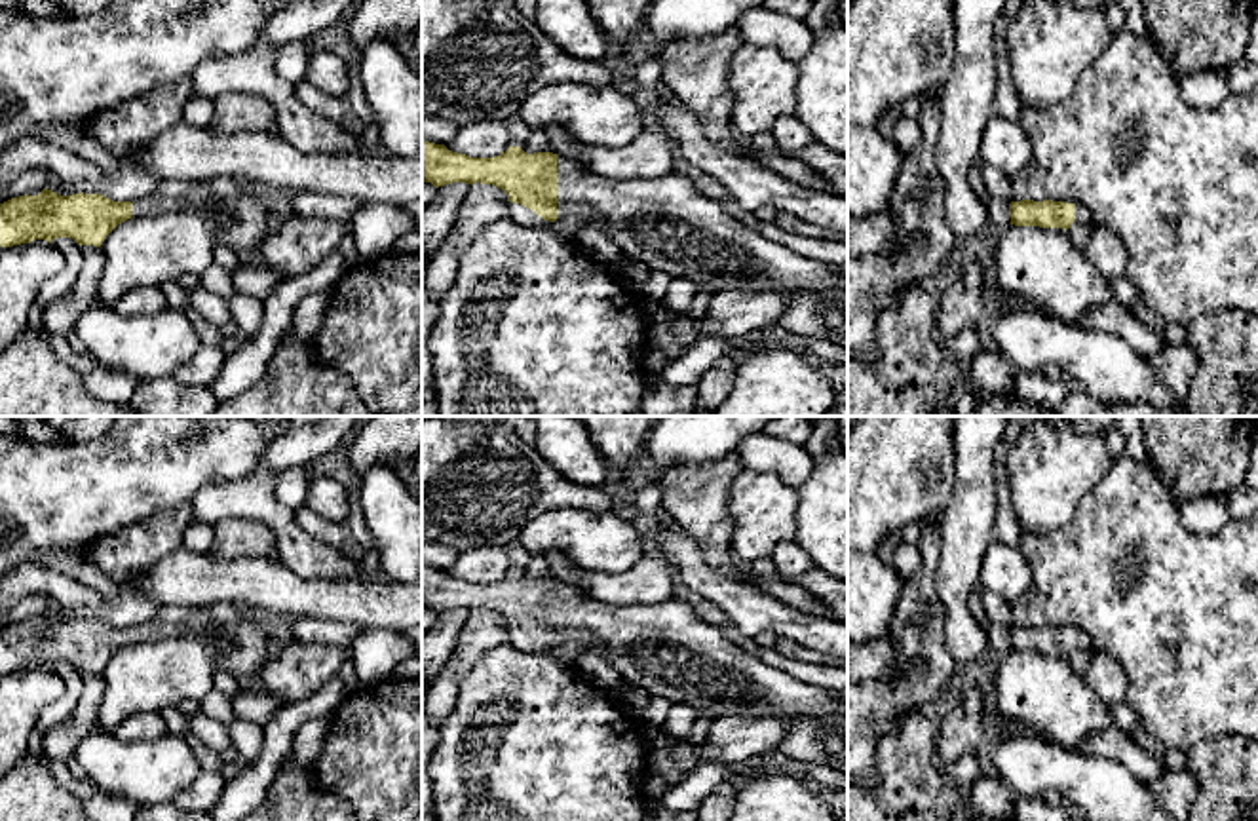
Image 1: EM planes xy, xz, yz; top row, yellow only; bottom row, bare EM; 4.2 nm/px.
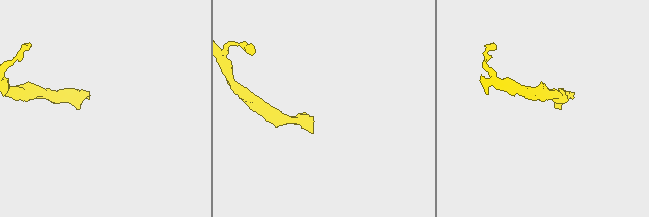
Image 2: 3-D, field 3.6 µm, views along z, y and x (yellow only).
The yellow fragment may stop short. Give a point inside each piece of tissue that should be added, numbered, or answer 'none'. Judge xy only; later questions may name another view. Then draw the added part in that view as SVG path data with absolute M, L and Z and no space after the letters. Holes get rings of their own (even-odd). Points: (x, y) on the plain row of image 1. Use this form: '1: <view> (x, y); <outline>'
1: xy (154, 630); M154 618L150 621L131 625L131 642L160 640L175 635L182 627L184 623L173 625Z

